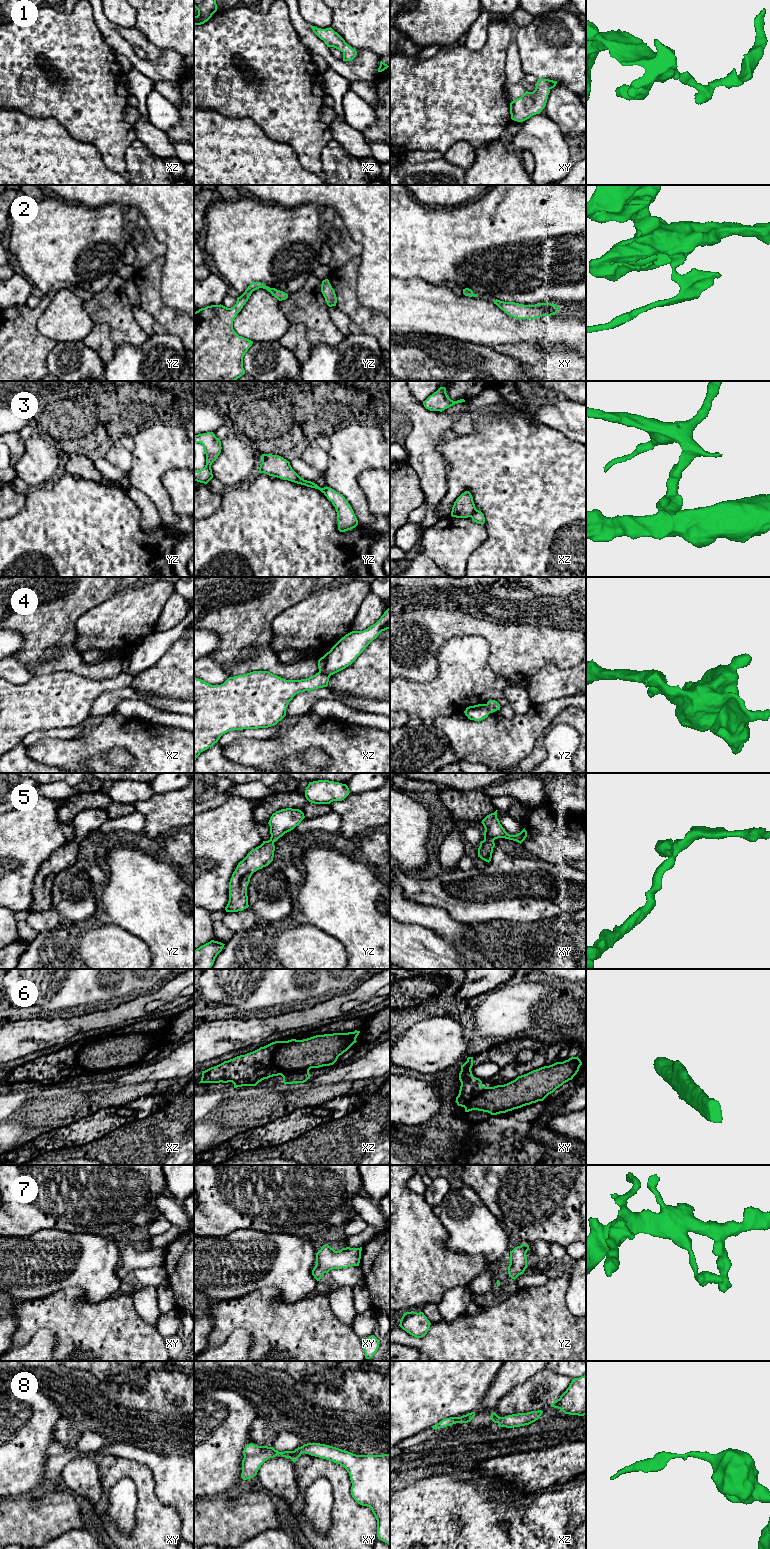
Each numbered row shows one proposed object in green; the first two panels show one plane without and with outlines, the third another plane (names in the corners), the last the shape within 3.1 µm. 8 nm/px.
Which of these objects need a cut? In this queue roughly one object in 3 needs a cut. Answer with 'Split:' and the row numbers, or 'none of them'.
Split: 3, 4

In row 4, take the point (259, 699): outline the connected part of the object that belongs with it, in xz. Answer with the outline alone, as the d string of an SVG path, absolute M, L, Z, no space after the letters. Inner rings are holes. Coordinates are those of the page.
M253 671L229 677L221 685L211 685L194 677L194 762L228 731L276 725L286 716L288 704L296 694L327 687L329 678L318 672L306 679L286 680L269 671Z

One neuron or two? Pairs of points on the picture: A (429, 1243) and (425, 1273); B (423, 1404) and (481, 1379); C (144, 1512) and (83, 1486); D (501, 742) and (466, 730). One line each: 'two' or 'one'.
A: one
B: one
C: two
D: one

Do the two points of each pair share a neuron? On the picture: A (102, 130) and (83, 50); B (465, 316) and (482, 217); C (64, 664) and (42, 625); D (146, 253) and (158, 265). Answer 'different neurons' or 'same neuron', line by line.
A: same neuron
B: different neurons
C: same neuron
D: different neurons

